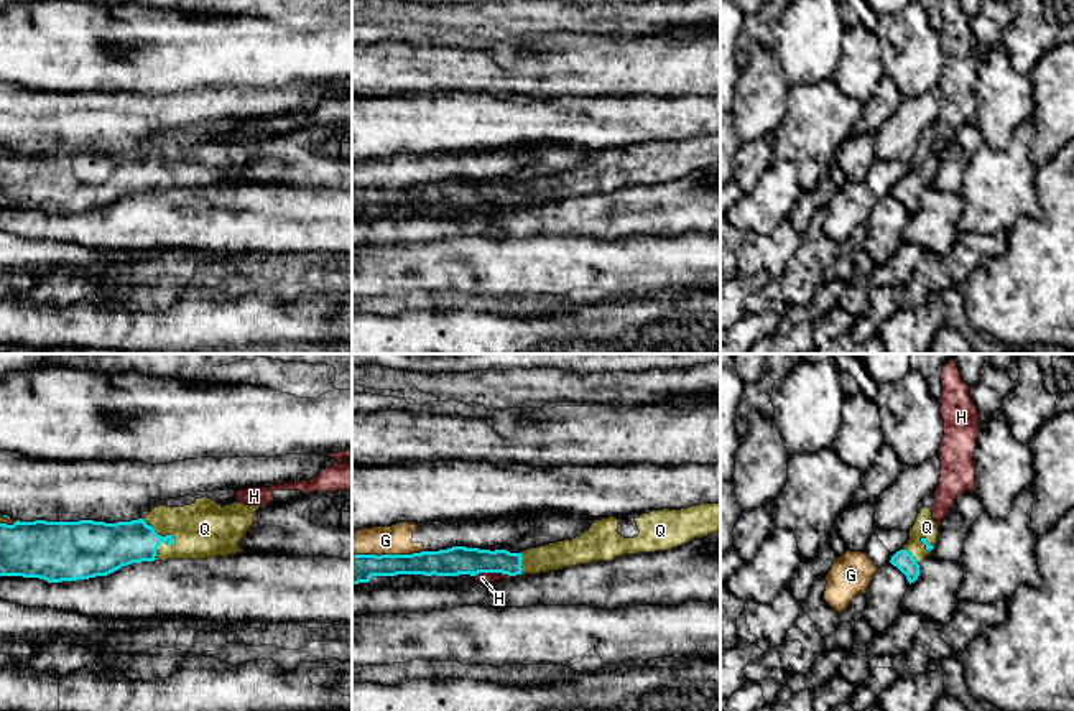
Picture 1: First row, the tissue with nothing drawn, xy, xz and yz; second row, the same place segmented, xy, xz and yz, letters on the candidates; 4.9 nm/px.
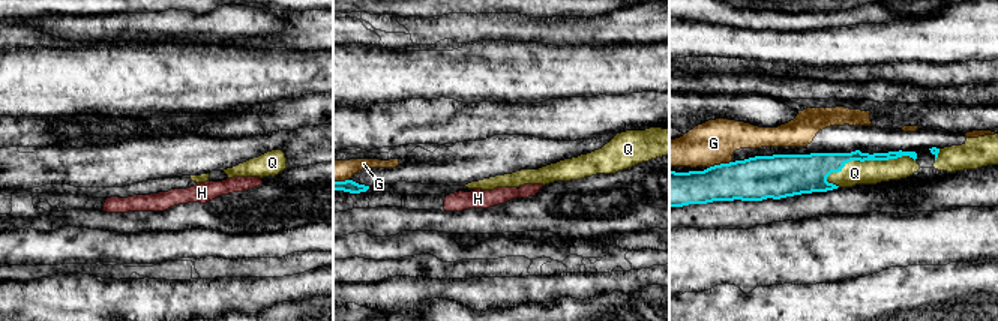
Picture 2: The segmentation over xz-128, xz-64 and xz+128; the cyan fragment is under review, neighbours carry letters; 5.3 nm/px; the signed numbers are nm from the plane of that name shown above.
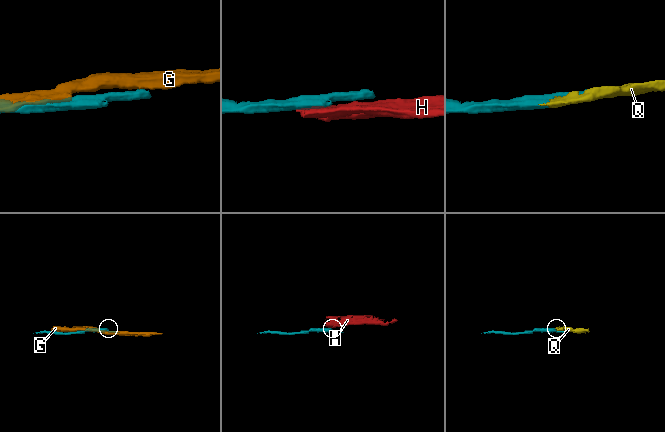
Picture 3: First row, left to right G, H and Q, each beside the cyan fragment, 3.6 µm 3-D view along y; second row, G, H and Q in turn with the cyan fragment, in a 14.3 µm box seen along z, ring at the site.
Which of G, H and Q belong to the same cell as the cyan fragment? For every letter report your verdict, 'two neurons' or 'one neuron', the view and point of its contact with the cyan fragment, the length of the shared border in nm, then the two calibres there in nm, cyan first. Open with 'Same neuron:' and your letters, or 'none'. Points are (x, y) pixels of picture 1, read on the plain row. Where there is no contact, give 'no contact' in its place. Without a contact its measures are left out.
Same neuron: Q
G: two neurons | xz (387, 186) | 360 nm | 140/140 nm
H: two neurons | xz (494, 203) | 190 nm | 140/60 nm
Q: one neuron | xy (173, 170) | 200 nm | 220/280 nm

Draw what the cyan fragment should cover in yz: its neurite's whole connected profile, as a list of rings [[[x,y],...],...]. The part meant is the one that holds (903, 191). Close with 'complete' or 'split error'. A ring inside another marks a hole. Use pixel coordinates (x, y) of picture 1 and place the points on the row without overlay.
[[[923,138],[913,160],[910,161],[908,174],[890,191],[890,194],[906,207],[910,216],[914,214],[919,207],[919,194],[926,188],[933,186],[937,168],[939,155],[933,150],[931,140]]]; split error

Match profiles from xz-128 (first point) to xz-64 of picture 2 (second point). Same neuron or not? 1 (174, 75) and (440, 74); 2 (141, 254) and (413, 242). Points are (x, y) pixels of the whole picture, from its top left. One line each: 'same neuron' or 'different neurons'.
1: same neuron
2: same neuron

